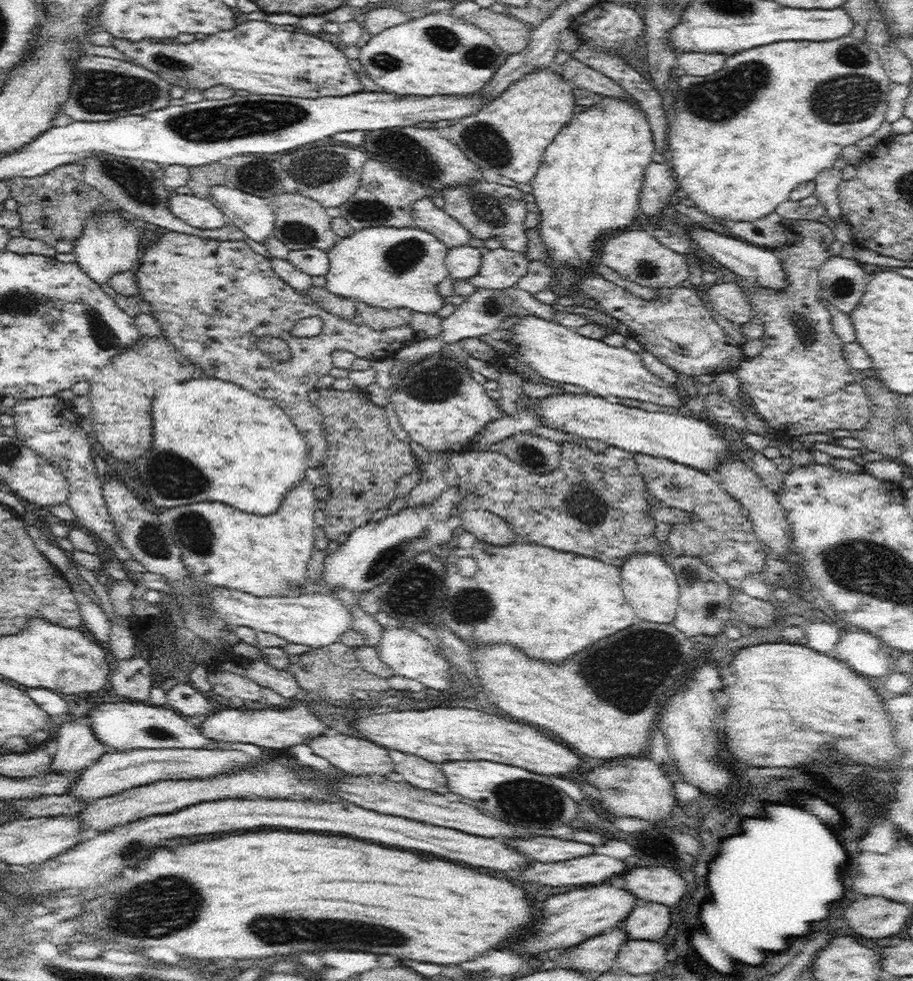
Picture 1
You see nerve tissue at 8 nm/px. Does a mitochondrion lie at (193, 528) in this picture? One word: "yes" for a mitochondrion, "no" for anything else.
yes

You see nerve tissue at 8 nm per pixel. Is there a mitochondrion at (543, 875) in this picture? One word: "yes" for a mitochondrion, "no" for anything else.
no

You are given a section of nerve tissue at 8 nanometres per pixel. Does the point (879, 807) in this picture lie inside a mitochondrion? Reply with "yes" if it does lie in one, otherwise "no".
no

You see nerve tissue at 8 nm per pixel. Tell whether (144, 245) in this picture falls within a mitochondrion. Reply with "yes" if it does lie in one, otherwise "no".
no

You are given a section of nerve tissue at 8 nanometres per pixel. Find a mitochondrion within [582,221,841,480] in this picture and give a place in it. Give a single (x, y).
(807, 334)

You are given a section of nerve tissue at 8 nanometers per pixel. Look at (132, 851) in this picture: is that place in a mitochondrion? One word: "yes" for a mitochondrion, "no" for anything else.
yes

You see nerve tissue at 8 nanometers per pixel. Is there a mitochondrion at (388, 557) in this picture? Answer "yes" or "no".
yes

